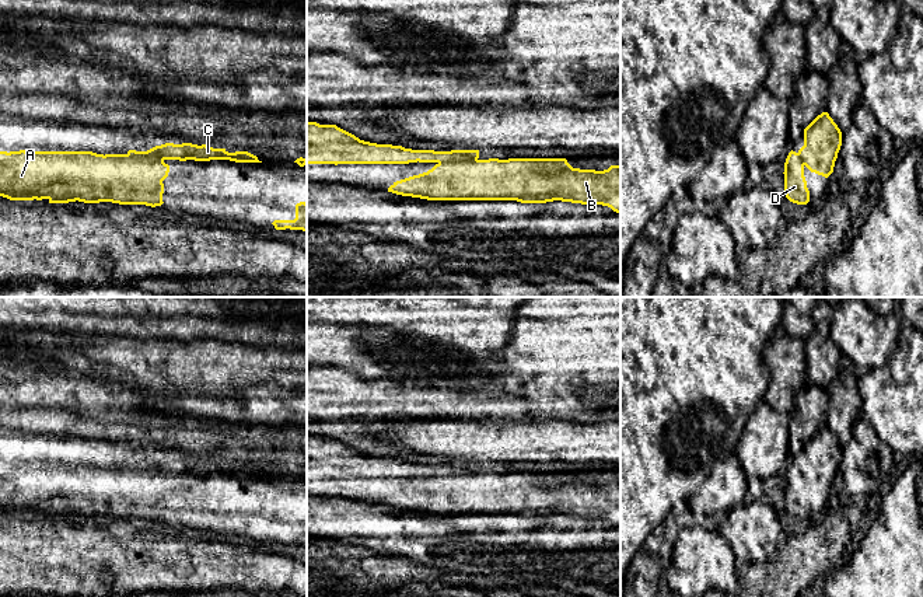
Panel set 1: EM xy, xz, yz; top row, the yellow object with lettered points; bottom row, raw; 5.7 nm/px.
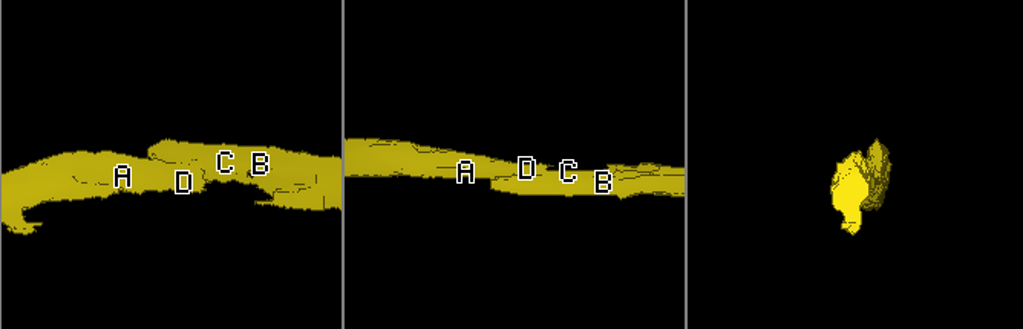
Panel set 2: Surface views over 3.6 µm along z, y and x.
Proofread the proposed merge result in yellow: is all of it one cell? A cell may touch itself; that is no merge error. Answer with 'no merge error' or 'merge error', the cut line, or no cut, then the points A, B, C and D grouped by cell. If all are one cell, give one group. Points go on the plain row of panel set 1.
no merge error; cut none; groups A B C D

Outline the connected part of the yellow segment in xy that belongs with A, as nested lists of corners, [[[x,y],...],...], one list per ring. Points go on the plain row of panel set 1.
[[[165,457],[147,465],[129,464],[126,468],[105,469],[92,465],[0,465],[0,510],[10,514],[48,513],[49,517],[69,517],[76,514],[84,517],[112,516],[119,519],[146,519],[155,521],[164,517],[162,495],[168,490],[169,486],[169,479],[164,476],[165,474],[230,474],[235,476],[262,476],[256,469],[248,465],[228,467],[225,462],[213,462],[206,458],[197,460],[192,457]]]

